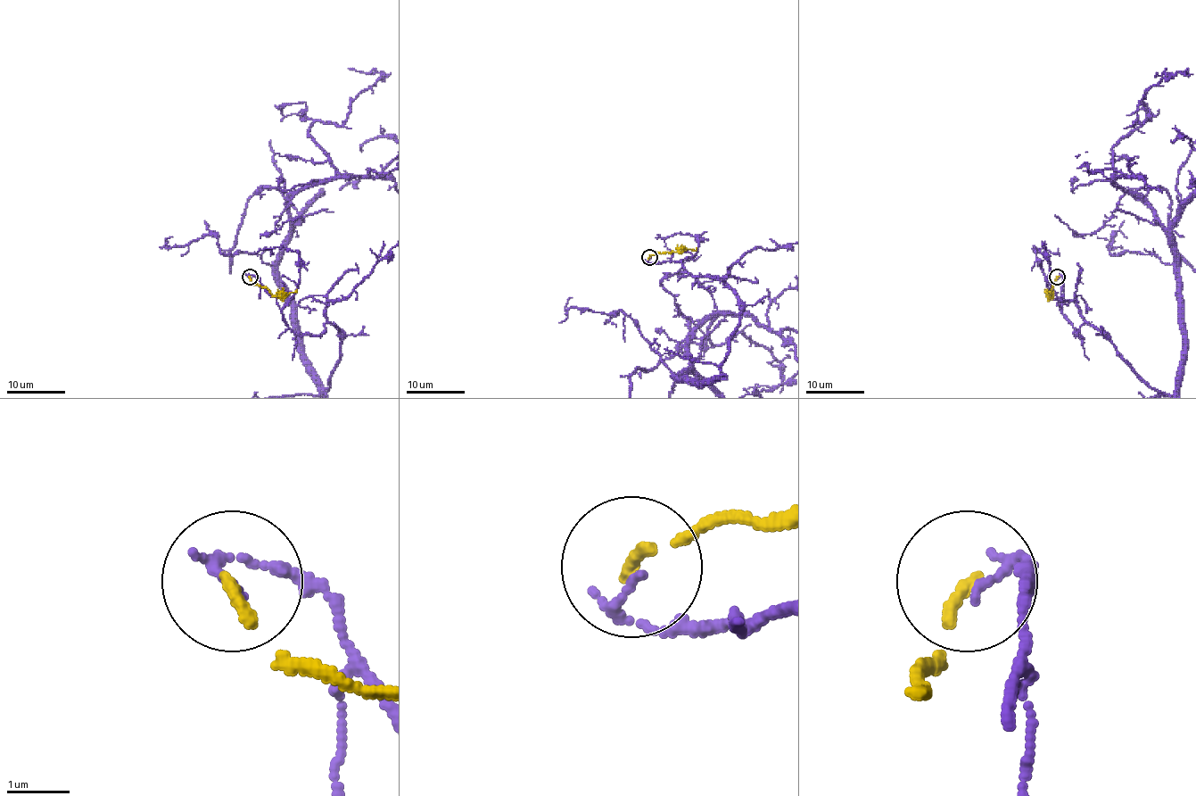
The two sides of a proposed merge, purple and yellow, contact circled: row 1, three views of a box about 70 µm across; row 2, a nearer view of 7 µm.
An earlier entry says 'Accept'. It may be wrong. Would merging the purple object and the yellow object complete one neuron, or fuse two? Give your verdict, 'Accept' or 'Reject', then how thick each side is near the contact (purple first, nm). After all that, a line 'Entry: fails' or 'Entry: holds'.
Reject. Thickness 160 nm (purple) against 190 nm
Entry: fails

